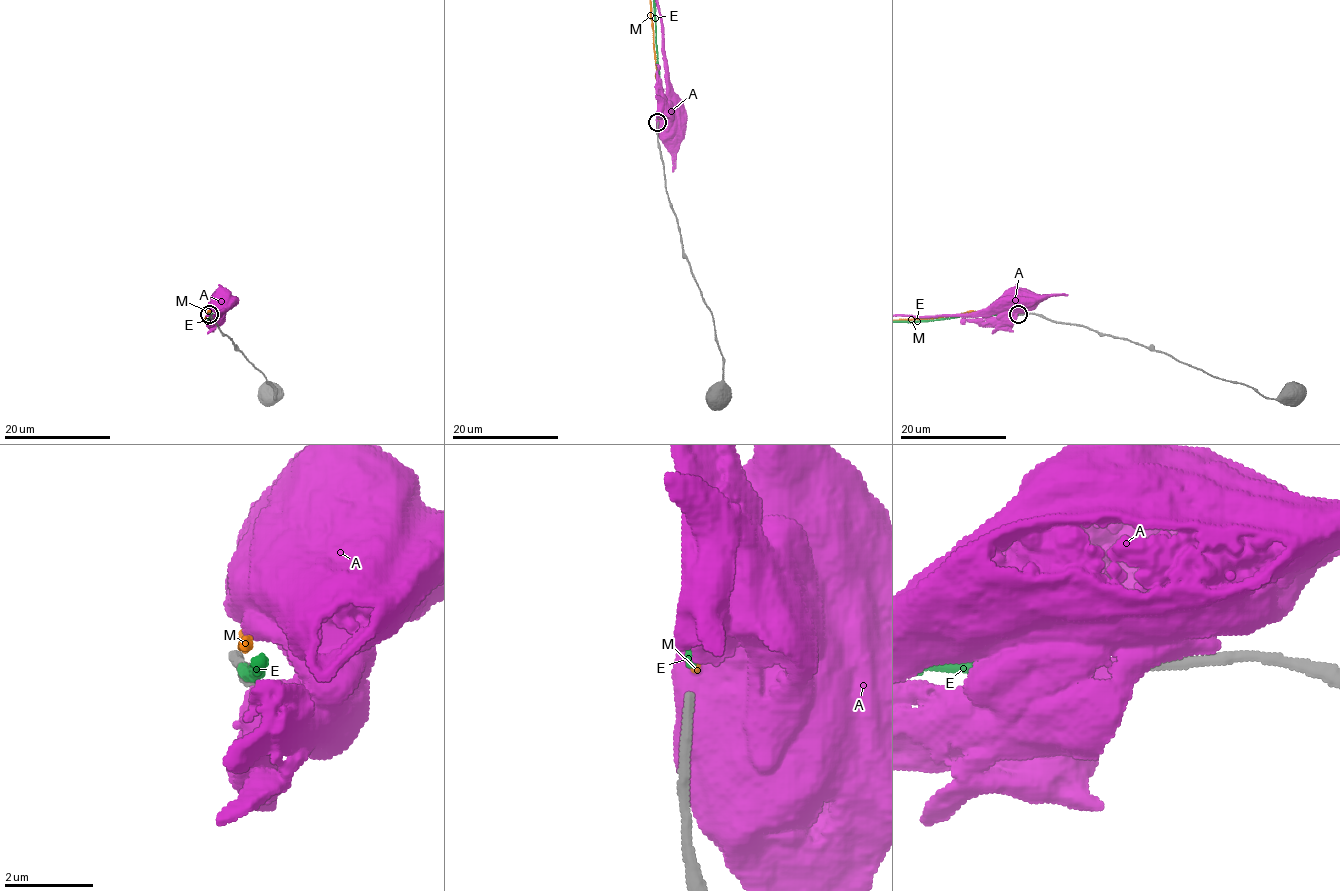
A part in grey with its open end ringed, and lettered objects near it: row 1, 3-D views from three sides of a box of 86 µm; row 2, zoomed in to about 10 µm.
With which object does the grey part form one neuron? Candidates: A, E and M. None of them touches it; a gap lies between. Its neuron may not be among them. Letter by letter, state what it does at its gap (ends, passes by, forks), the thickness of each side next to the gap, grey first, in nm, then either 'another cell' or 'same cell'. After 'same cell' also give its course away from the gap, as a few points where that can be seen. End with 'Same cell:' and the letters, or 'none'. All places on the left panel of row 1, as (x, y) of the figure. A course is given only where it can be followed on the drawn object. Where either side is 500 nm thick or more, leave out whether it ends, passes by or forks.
A: 200/550 nm | another cell
E: it ends | 200/240 nm | same cell
M: it ends | 200/240 nm | another cell
Same cell: E

